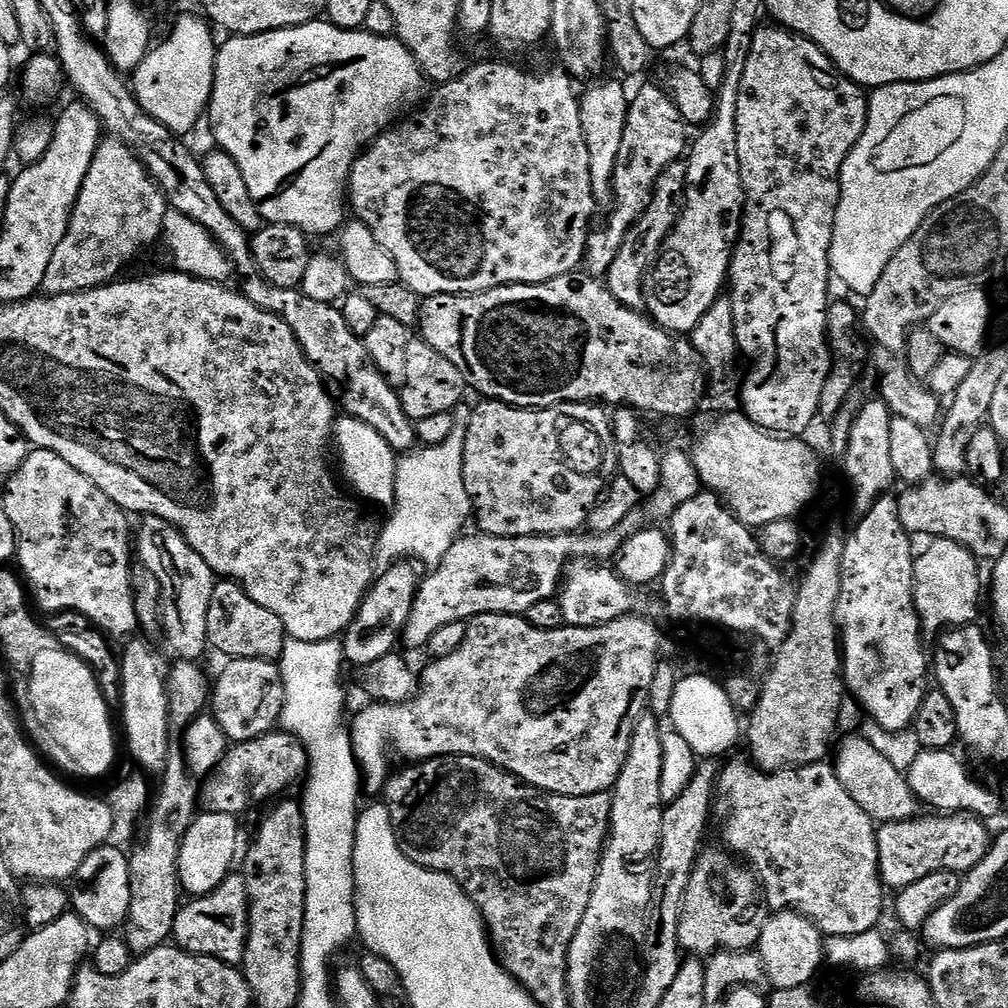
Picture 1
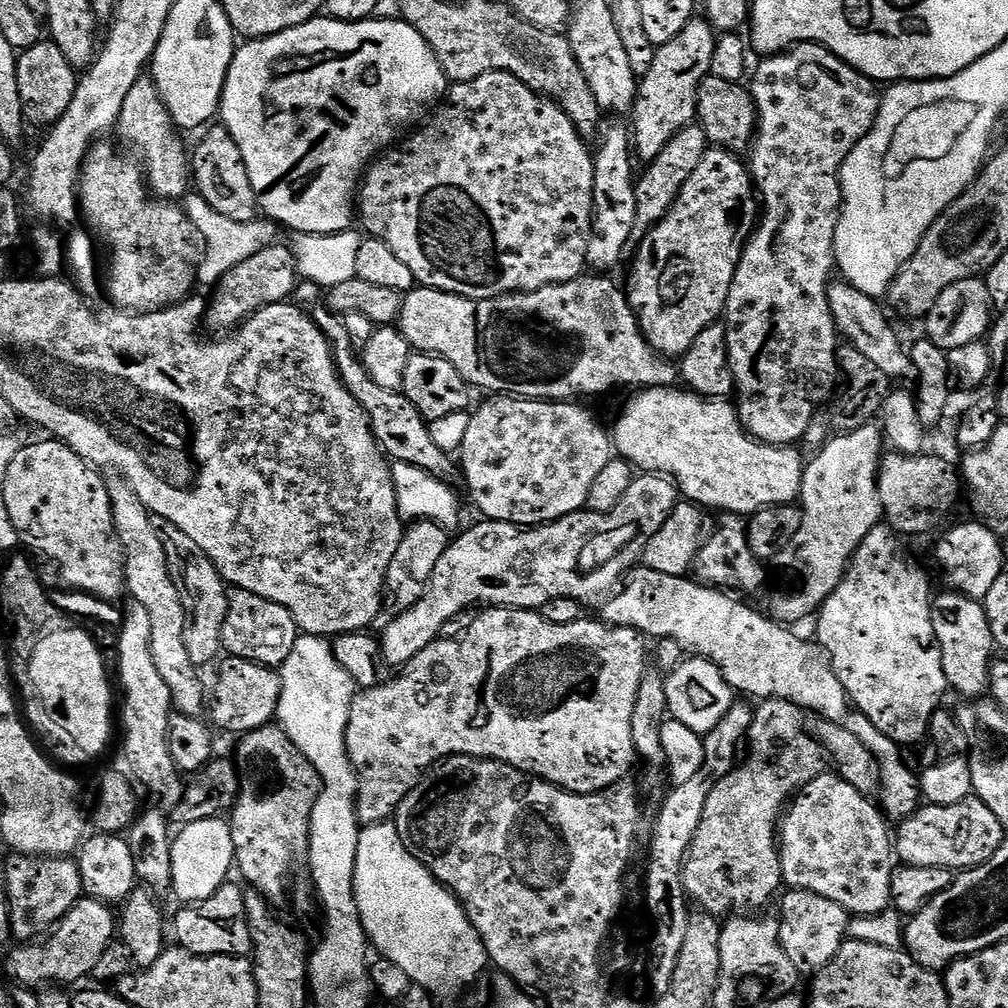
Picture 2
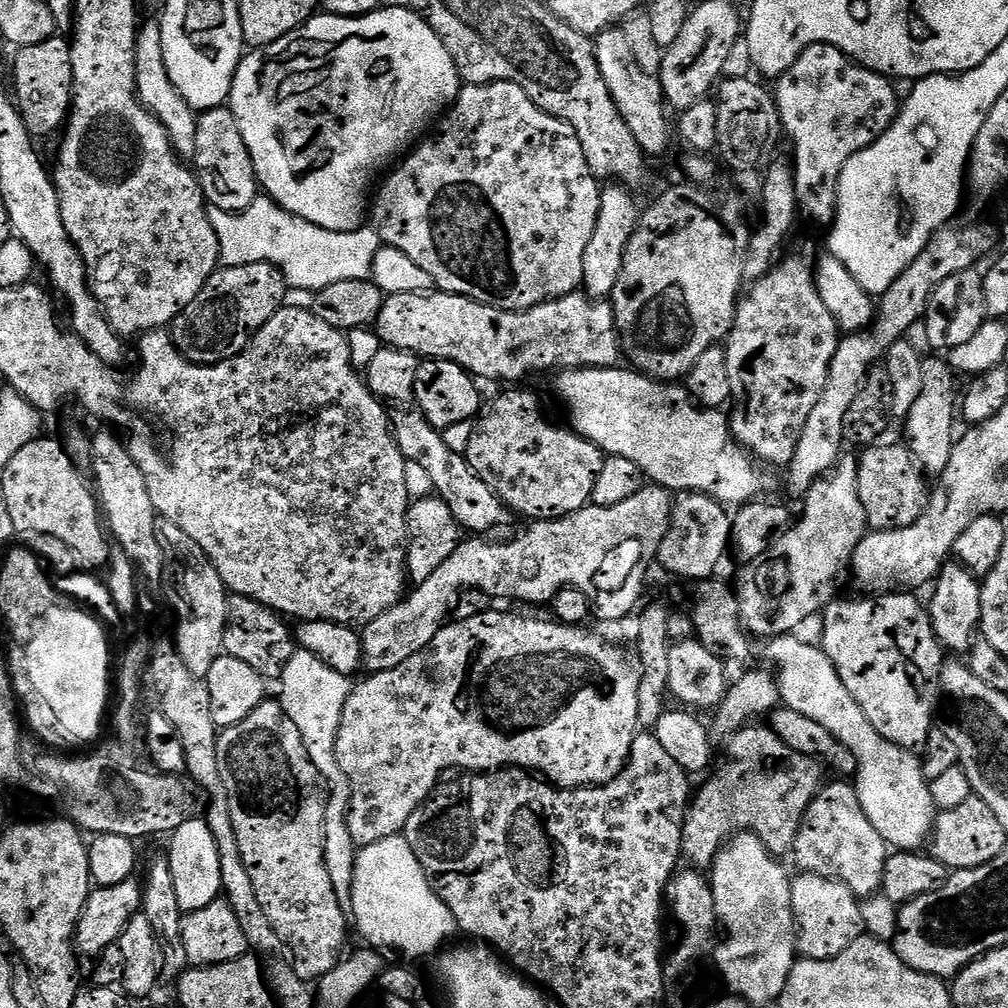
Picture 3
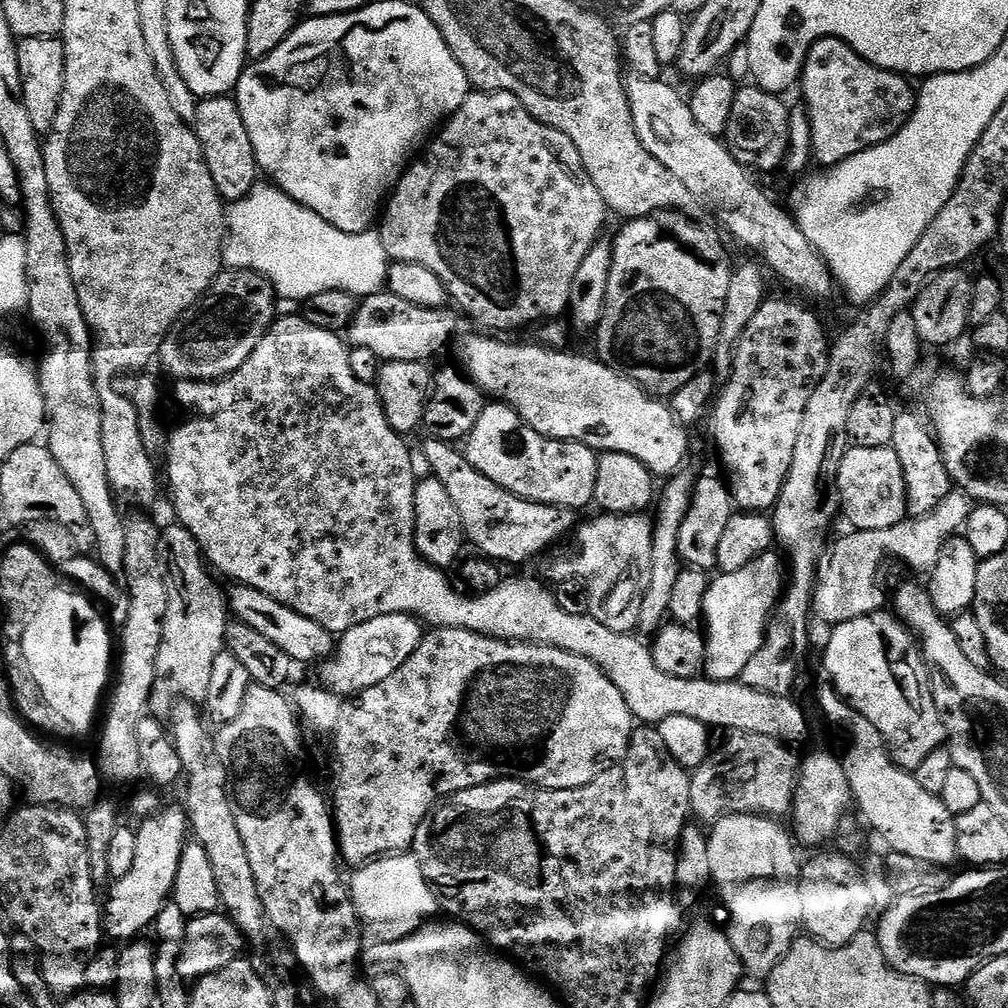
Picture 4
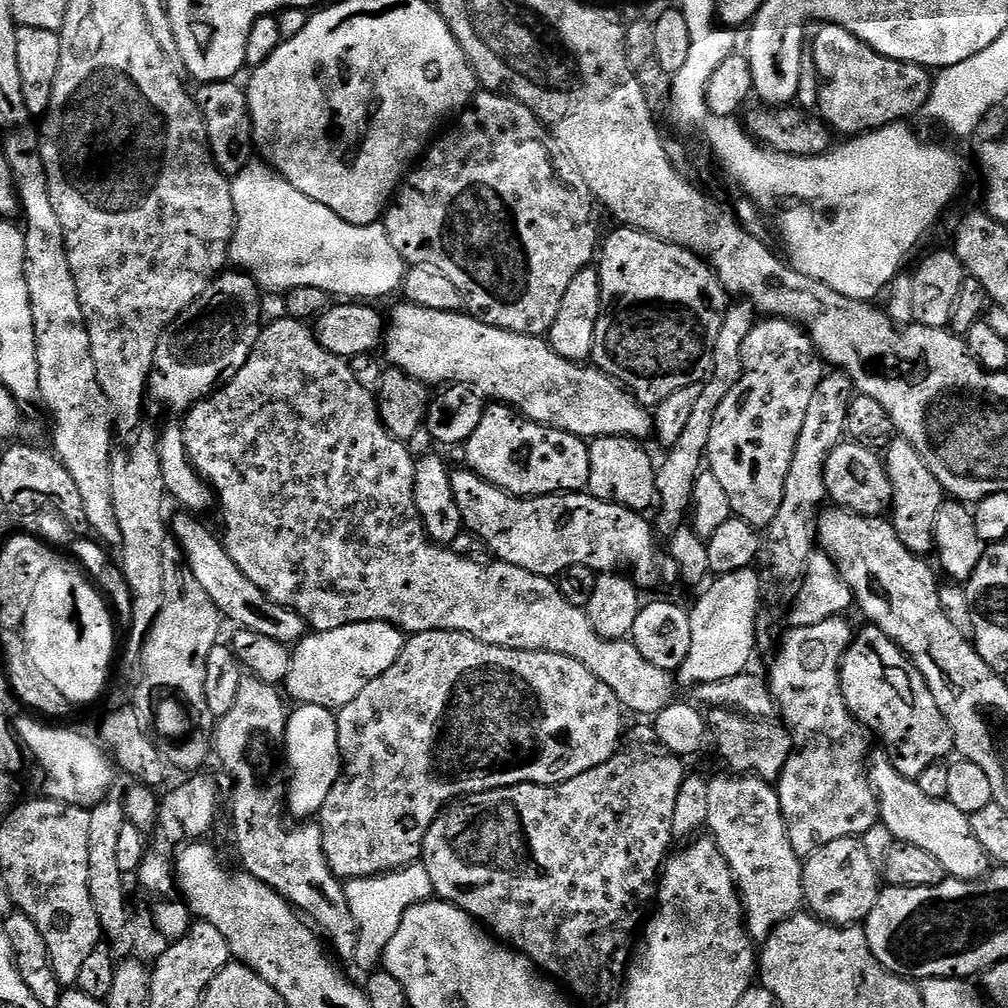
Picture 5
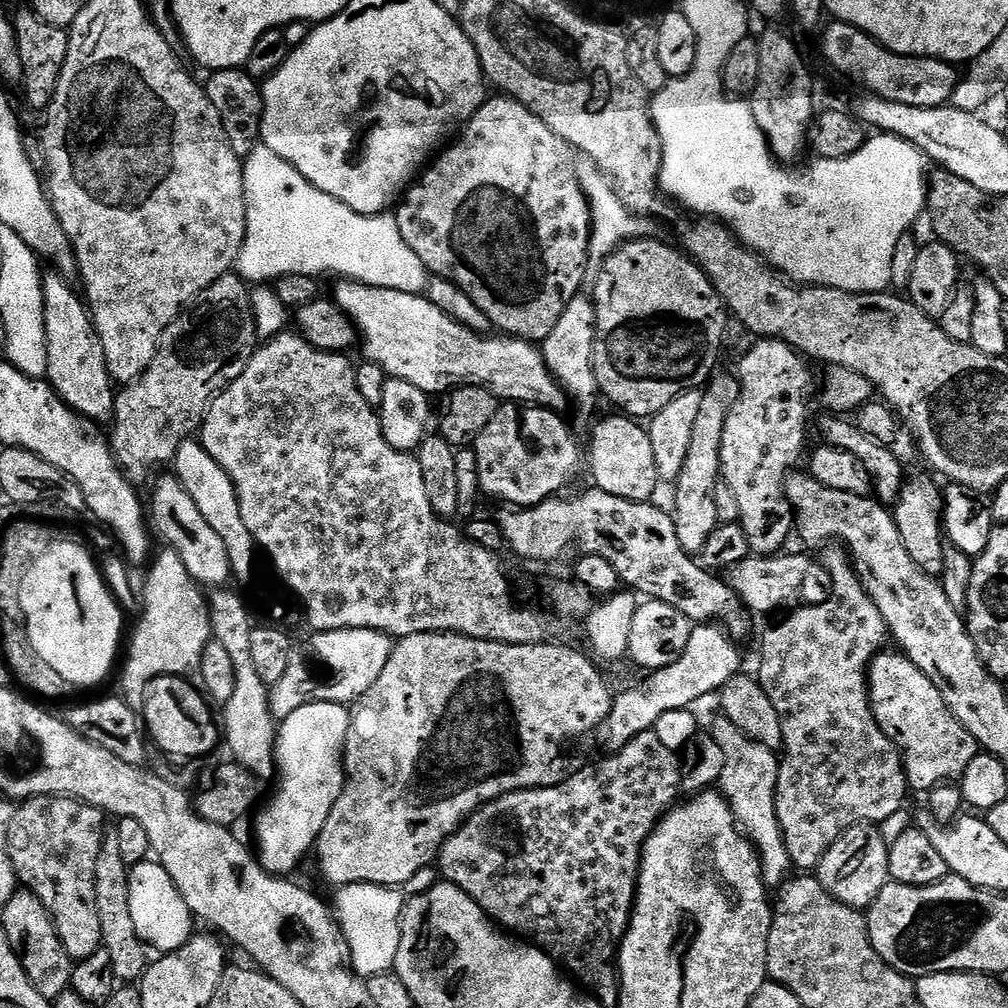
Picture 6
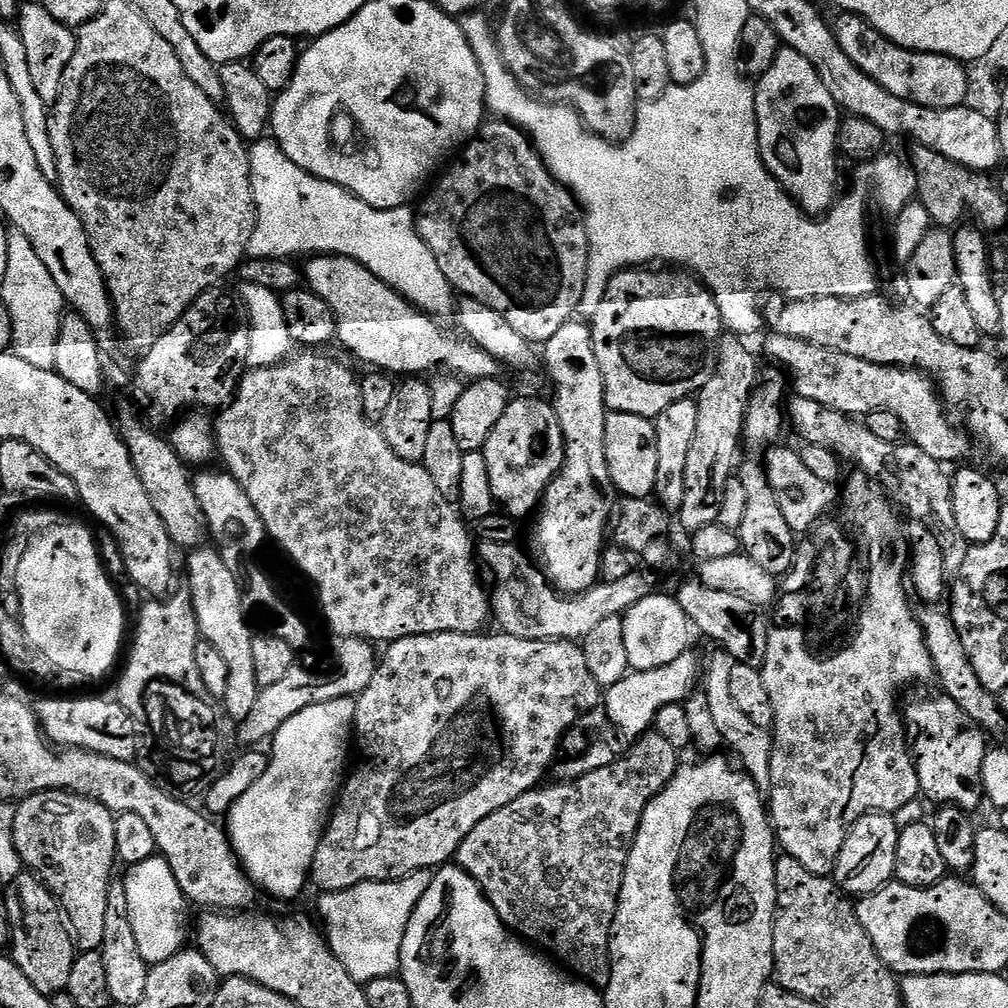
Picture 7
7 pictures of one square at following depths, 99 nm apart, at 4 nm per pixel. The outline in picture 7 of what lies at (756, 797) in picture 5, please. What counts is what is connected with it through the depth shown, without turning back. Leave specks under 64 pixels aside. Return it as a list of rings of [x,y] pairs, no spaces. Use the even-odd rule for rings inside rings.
[[[716,650],[712,661],[709,664],[707,661],[706,671],[702,676],[702,691],[710,702],[710,711],[712,711],[714,722],[718,726],[718,731],[724,739],[724,748],[735,757],[739,767],[747,772],[753,782],[761,786],[768,786],[770,785],[772,734],[769,729],[754,726],[754,722],[750,722],[750,718],[746,718],[746,714],[742,714],[742,709],[734,702],[734,697],[730,694],[730,674],[734,671],[735,665],[736,660],[730,653]]]

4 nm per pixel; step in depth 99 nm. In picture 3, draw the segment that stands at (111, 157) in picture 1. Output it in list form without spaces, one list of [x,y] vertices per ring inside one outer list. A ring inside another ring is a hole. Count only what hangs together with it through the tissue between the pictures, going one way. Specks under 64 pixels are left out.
[[[153,18],[139,25],[136,33],[136,93],[145,108],[162,122],[172,140],[172,148],[181,158],[191,158],[194,154],[194,134],[198,134],[196,125],[197,111],[187,104],[178,94],[174,82],[170,82],[170,70],[166,70],[166,58],[162,58],[162,30],[159,19]]]

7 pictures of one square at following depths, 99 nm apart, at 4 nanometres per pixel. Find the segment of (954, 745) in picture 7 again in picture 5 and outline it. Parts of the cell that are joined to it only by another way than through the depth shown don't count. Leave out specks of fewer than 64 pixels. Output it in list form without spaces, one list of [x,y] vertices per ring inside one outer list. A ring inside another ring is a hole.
[[[871,626],[865,629],[865,632],[855,633],[852,645],[849,646],[844,654],[844,660],[840,663],[840,689],[844,701],[861,725],[873,737],[876,735],[893,752],[891,755],[894,757],[896,773],[905,776],[908,780],[917,781],[928,767],[939,765],[945,759],[943,756],[953,755],[952,731],[942,710],[938,710],[938,702],[934,702],[934,694],[930,694],[928,683],[912,665],[908,655],[893,640],[886,638],[882,630]]]

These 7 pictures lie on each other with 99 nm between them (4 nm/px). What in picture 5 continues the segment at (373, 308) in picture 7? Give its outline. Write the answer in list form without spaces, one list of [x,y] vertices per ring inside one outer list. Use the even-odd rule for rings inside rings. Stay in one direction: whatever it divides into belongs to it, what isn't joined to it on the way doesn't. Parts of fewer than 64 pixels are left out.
[[[400,302],[400,305],[393,310],[392,316],[390,312],[390,323],[387,325],[386,335],[382,341],[382,352],[388,355],[389,361],[387,360],[387,363],[391,365],[391,367],[401,368],[402,371],[406,374],[410,374],[410,378],[414,378],[419,384],[425,386],[433,386],[432,384],[436,384],[435,386],[462,384],[466,388],[472,388],[475,392],[479,392],[481,396],[487,398],[489,401],[499,402],[515,408],[521,416],[526,417],[527,420],[534,421],[535,424],[542,424],[546,428],[557,428],[563,432],[569,432],[570,434],[580,437],[580,439],[585,442],[591,442],[603,436],[631,436],[634,440],[644,442],[647,441],[647,436],[651,437],[654,432],[653,413],[645,408],[644,405],[638,403],[638,401],[632,397],[628,389],[623,388],[621,384],[617,384],[616,381],[610,379],[604,372],[599,372],[594,366],[585,366],[583,363],[575,360],[562,358],[552,349],[552,345],[548,343],[547,339],[538,336],[523,336],[522,334],[514,334],[510,330],[495,328],[486,322],[474,319],[474,317],[468,315],[467,311],[464,310],[458,312],[443,312],[442,310],[423,308],[417,304]]]

